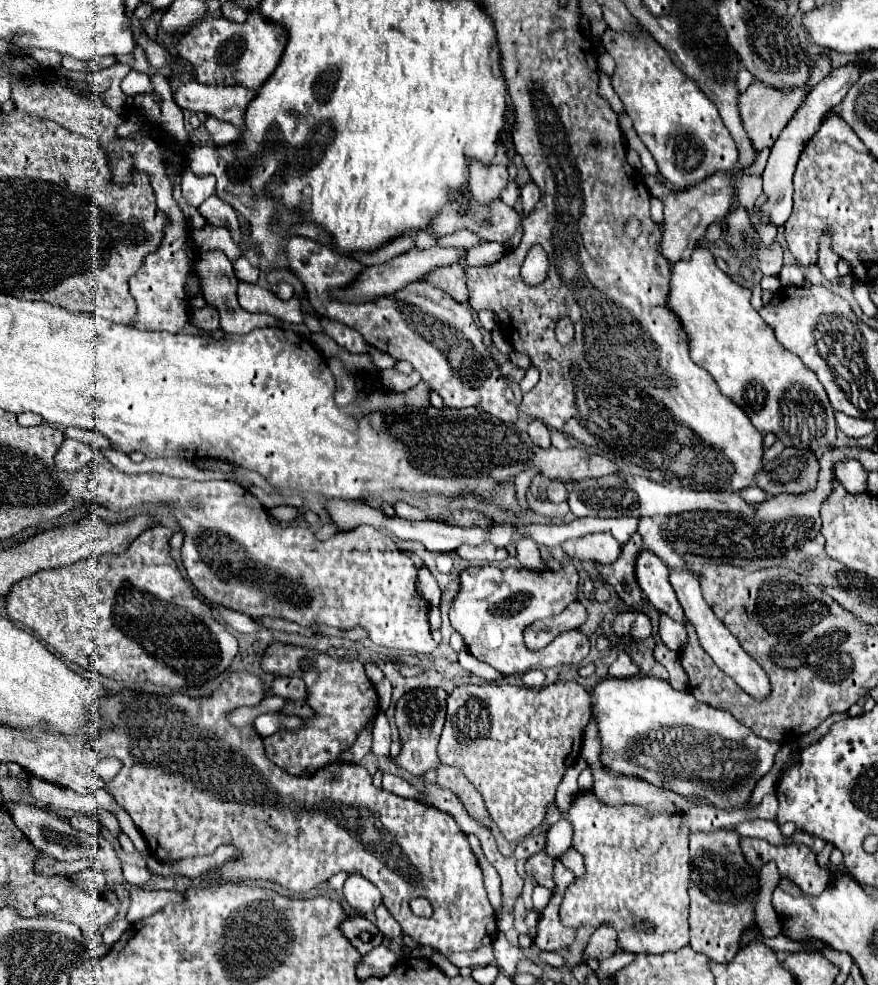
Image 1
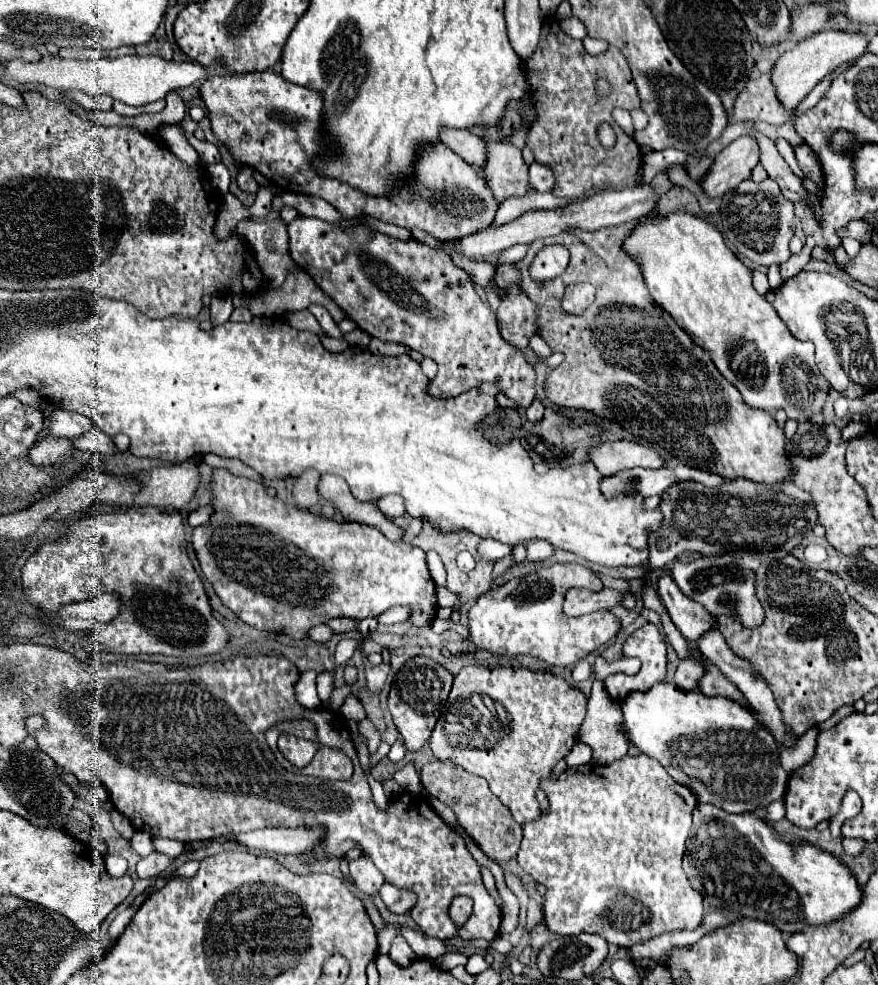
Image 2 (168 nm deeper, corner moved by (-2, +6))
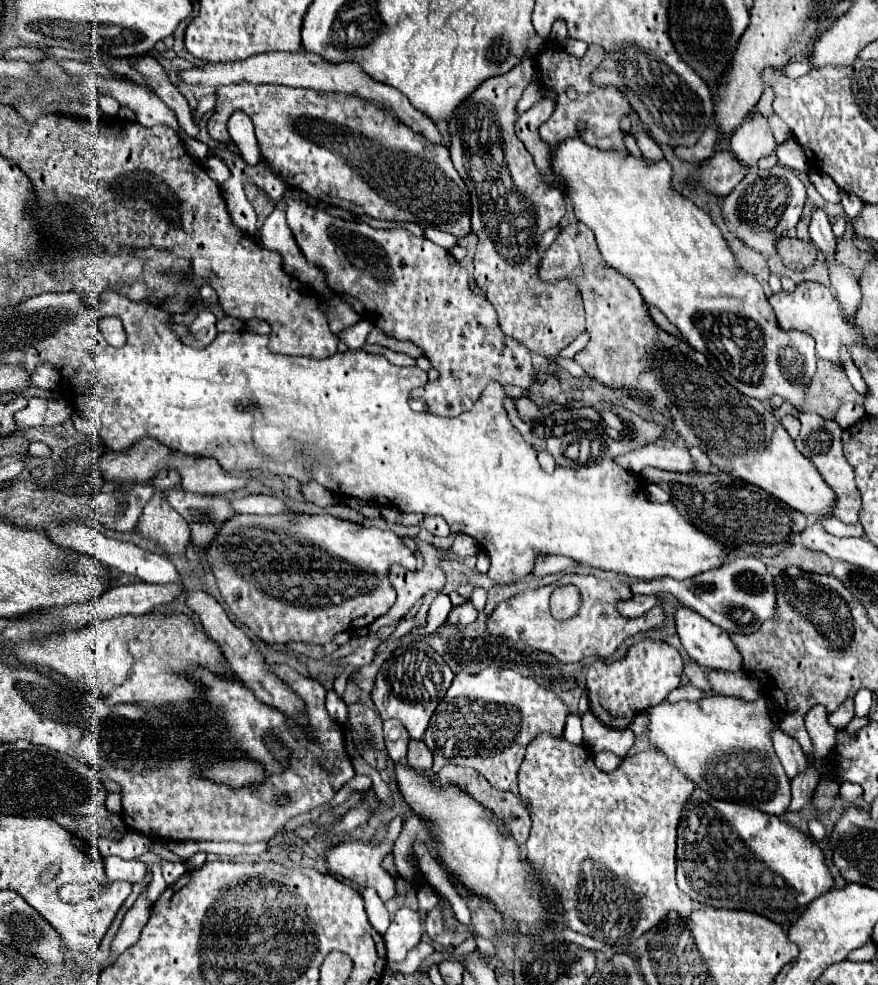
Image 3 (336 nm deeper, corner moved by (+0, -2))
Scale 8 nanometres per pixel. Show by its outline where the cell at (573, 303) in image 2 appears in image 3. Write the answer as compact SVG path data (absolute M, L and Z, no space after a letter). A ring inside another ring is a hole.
M527 52L521 62L507 74L485 80L463 108L455 112L455 120L449 122L451 132L451 160L461 178L465 180L471 194L471 226L477 234L477 252L475 252L475 282L481 290L485 290L487 300L499 314L499 326L505 336L517 340L525 348L535 354L557 358L557 354L569 346L583 330L585 330L585 310L579 290L569 280L559 282L541 282L535 276L535 268L539 264L537 244L549 228L555 228L559 220L565 216L565 196L553 186L545 186L539 178L539 172L533 164L533 156L525 150L523 142L515 136L513 120L515 106L523 94L523 90L533 82L533 58Z

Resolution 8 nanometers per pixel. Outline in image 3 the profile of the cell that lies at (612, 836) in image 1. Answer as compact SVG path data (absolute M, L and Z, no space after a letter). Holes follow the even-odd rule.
M541 734L539 738L535 738L527 746L527 754L525 754L525 760L519 770L519 792L531 804L531 812L533 812L531 834L529 834L529 840L525 842L525 862L531 864L533 868L537 868L539 884L541 884L541 888L547 888L541 892L549 892L549 894L541 894L541 898L551 906L559 904L559 914L553 920L557 924L565 924L567 928L571 928L579 934L591 936L607 946L627 946L627 944L633 944L637 938L641 938L651 928L659 926L671 912L675 912L679 918L687 918L693 912L693 904L691 904L691 898L675 884L675 862L677 862L675 850L677 850L677 826L681 822L687 802L691 800L693 790L695 790L695 784L691 784L691 780L687 780L677 768L671 768L671 762L661 752L655 752L655 750L627 756L613 772L605 774L595 768L593 754L585 746L573 746L563 736L553 738L549 734Z

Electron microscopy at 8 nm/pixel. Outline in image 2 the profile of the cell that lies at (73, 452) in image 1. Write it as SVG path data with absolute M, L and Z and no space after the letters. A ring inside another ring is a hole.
M43 438L33 446L33 450L29 450L29 460L37 466L51 466L57 464L63 456L69 456L71 448L73 448L71 440Z

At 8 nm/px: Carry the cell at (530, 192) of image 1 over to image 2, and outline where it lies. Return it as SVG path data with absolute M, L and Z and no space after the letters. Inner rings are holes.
M533 162L531 164L529 180L531 180L531 184L533 184L533 188L537 192L551 192L553 184L555 184L553 170L547 164L541 164L541 162Z

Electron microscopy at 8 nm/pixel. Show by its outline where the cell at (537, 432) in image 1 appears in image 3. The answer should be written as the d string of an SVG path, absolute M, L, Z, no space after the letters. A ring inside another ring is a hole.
M519 398L515 400L515 406L519 410L519 416L525 420L525 422L533 422L537 418L537 412L539 412L539 406L533 404L529 398Z

